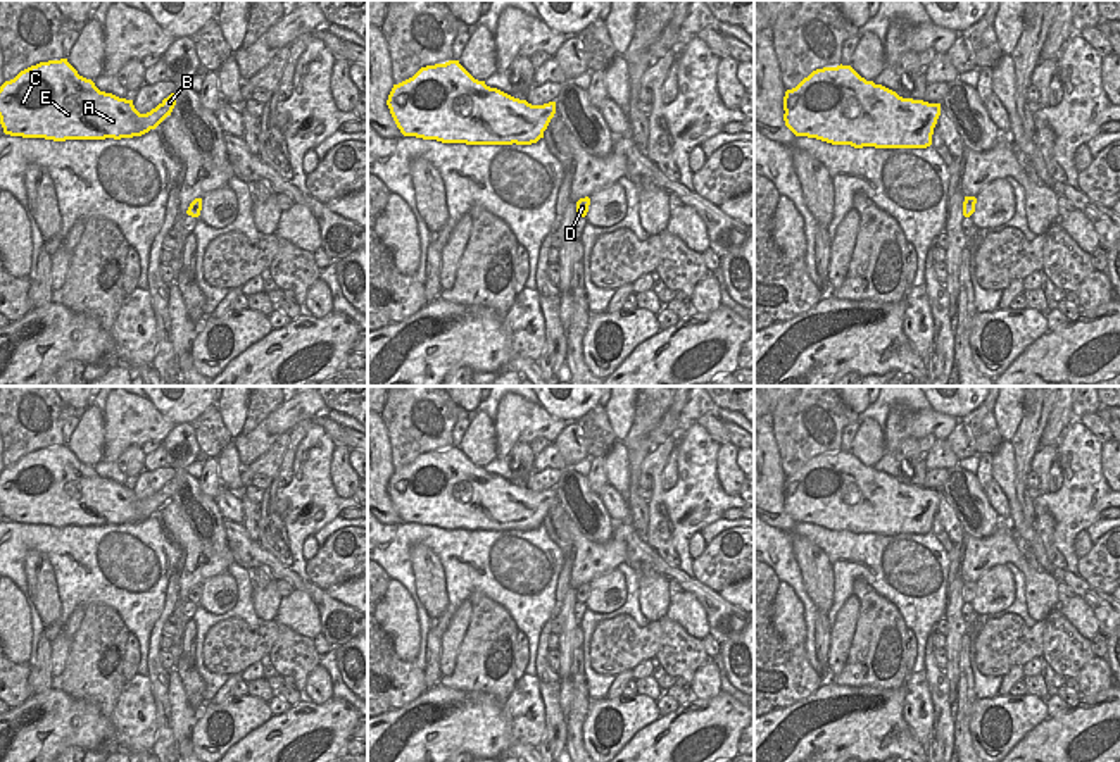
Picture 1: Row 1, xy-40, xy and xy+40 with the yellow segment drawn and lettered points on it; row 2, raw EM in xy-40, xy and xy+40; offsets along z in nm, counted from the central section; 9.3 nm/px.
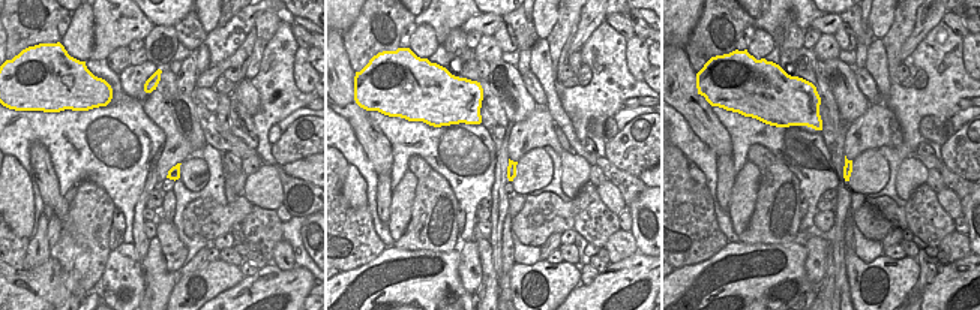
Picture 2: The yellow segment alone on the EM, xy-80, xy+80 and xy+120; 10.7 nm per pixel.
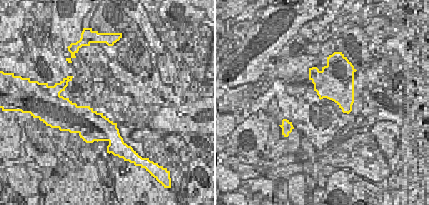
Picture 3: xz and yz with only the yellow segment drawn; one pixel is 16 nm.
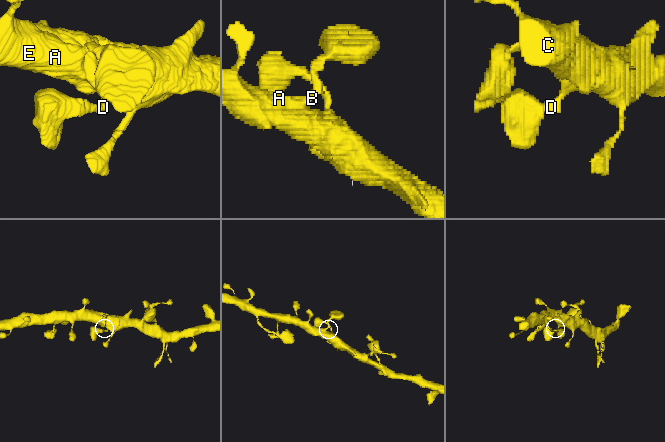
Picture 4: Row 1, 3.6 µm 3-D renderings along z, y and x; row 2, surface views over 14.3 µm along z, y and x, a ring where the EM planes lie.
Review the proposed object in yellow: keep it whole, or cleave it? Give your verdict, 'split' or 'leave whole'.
leave whole

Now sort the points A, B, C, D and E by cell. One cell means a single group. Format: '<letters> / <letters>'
A B C D E

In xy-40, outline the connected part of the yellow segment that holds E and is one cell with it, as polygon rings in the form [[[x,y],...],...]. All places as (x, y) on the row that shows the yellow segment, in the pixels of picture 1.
[[[67,59],[31,66],[0,86],[0,124],[3,133],[53,141],[142,136],[171,116],[174,105],[176,98],[171,93],[150,112],[140,114],[133,100],[100,91],[91,79],[79,76]]]

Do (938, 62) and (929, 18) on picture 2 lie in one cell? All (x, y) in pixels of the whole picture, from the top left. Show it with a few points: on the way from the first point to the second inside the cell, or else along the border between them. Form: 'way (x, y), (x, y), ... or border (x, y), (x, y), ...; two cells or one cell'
border (941, 18), (910, 54); two cells

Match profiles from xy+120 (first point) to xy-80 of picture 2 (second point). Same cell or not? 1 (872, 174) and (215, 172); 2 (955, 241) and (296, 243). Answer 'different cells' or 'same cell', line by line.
1: different cells
2: different cells

